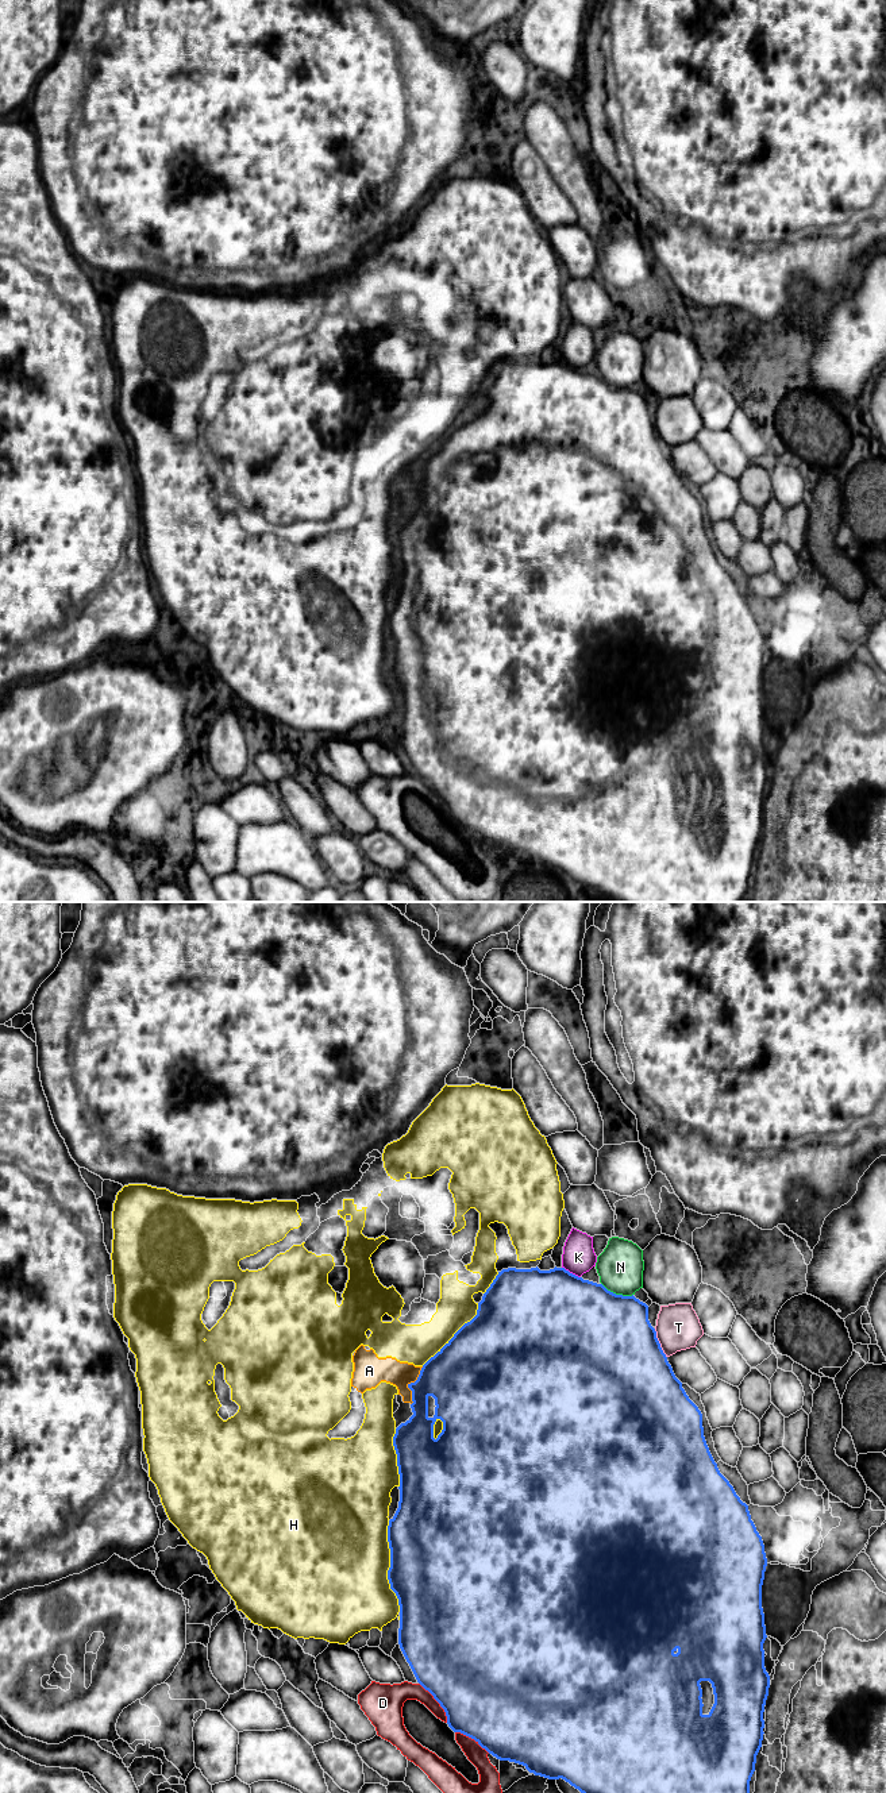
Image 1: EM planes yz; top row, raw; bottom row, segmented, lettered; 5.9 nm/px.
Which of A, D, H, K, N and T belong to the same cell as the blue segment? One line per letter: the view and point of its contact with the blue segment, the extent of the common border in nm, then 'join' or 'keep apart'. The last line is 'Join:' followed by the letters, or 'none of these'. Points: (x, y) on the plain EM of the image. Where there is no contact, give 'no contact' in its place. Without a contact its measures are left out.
A: yz (408, 478) | 240 nm | join
D: yz (438, 794) | 300 nm | keep apart
H: yz (391, 659) | 550 nm | keep apart
K: yz (571, 366) | 130 nm | keep apart
N: yz (617, 388) | 200 nm | keep apart
T: yz (659, 436) | 190 nm | keep apart
Join: A

